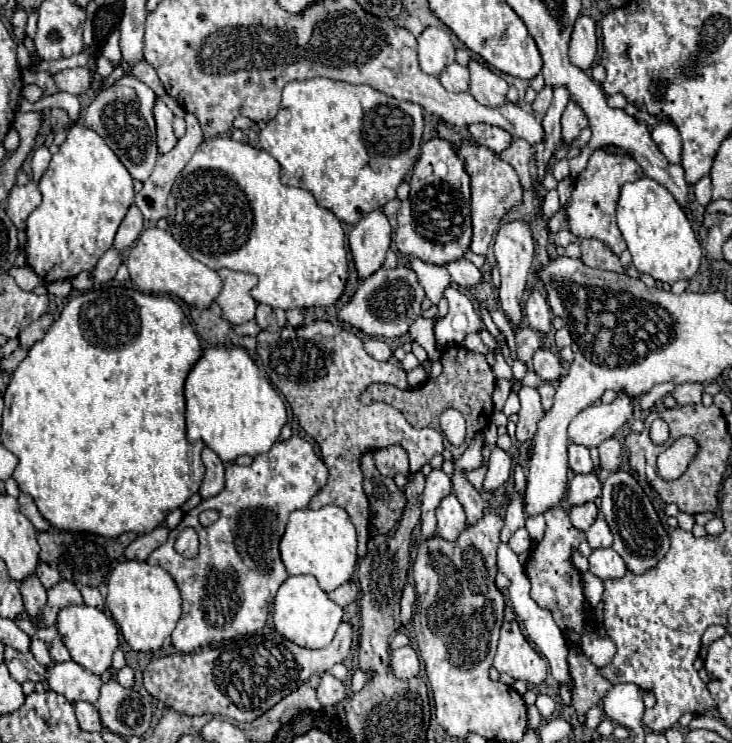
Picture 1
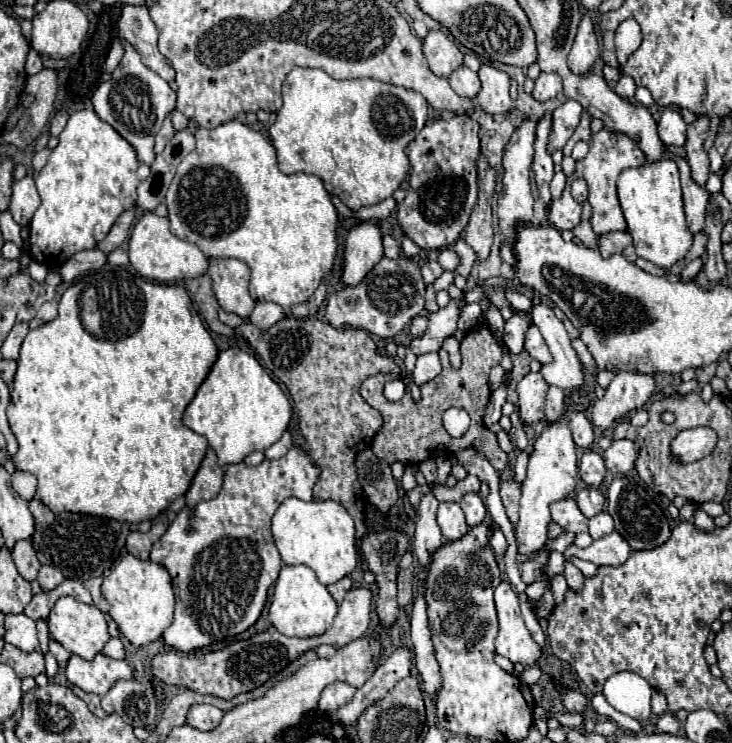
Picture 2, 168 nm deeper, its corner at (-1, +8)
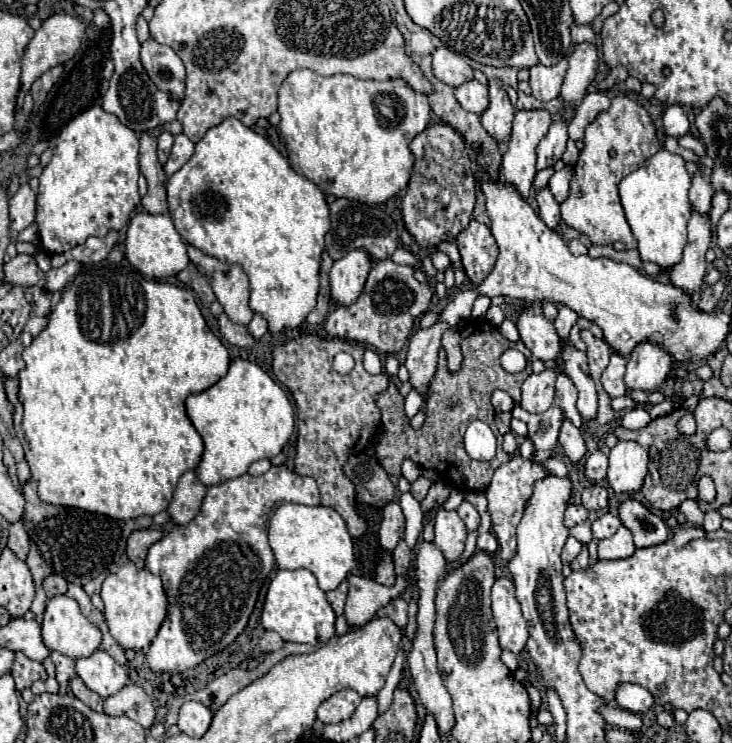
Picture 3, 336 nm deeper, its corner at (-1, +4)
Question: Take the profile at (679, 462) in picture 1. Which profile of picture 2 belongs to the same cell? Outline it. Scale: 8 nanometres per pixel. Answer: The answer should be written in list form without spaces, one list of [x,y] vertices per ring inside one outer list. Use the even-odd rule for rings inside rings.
[[[710,427],[684,429],[670,443],[670,455],[678,463],[694,463],[712,453],[716,445],[716,433]]]

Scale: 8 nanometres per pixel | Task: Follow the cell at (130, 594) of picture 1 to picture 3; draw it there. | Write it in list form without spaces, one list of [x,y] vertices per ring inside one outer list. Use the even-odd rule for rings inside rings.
[[[124,563],[118,573],[112,573],[102,583],[104,619],[110,627],[110,635],[124,647],[134,651],[144,651],[156,637],[162,621],[166,619],[166,593],[162,589],[160,577],[152,575],[148,569],[138,569],[134,563]]]

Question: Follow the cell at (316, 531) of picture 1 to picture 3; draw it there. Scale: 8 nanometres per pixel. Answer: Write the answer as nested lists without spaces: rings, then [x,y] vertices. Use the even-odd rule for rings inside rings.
[[[296,503],[280,505],[270,523],[268,539],[280,569],[308,569],[318,579],[322,591],[336,589],[354,569],[354,545],[344,519],[330,507],[306,507]]]

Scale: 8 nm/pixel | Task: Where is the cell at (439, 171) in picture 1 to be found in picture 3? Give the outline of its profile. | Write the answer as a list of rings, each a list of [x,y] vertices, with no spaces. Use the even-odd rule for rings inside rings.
[[[448,125],[426,127],[410,143],[416,157],[412,177],[402,199],[402,217],[406,229],[420,247],[434,247],[442,241],[454,241],[472,219],[476,203],[476,177],[464,139]]]

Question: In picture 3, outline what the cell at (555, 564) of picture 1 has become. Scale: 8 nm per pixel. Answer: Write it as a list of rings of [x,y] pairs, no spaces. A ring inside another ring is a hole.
[[[570,505],[570,507],[566,509],[564,523],[566,523],[568,529],[574,527],[574,525],[578,525],[578,523],[584,523],[586,519],[588,519],[588,511],[586,511],[582,505]]]

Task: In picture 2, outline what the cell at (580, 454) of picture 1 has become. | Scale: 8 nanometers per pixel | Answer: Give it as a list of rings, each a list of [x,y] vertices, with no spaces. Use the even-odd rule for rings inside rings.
[[[566,405],[566,411],[568,411],[568,417],[570,417],[570,429],[572,429],[572,435],[574,435],[574,443],[582,449],[590,449],[592,443],[594,443],[592,423],[586,419],[584,413],[570,411],[568,405]]]

